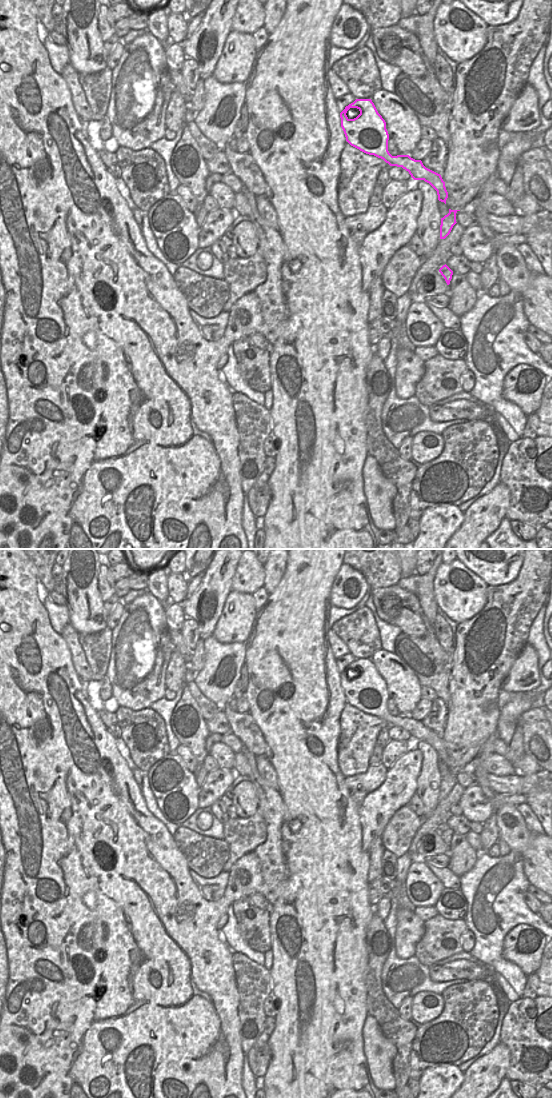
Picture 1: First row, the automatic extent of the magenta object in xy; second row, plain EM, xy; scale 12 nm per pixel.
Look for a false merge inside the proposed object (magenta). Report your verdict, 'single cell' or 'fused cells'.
single cell

